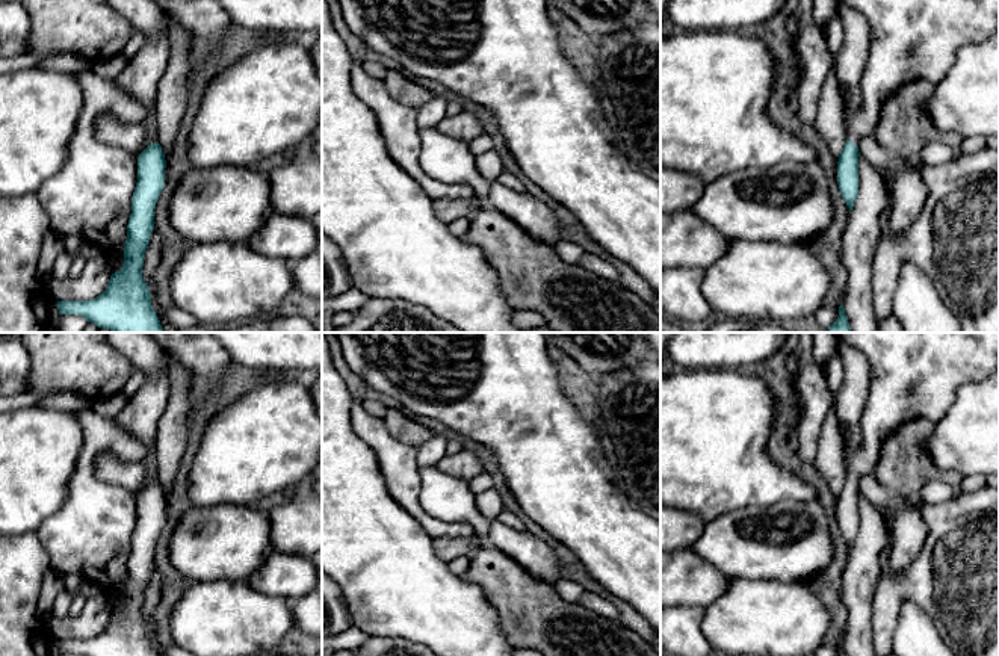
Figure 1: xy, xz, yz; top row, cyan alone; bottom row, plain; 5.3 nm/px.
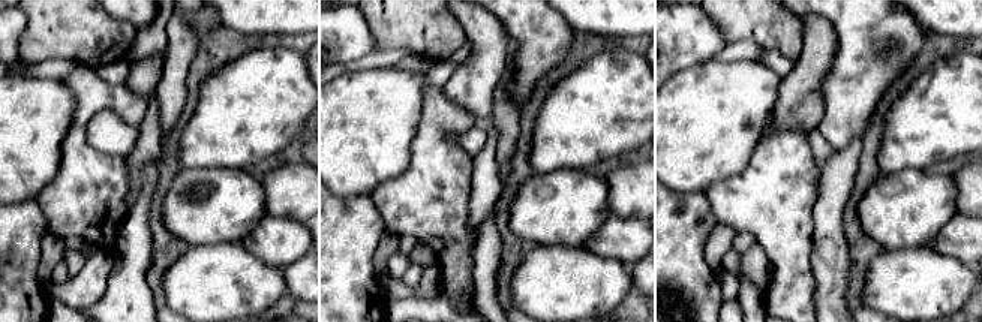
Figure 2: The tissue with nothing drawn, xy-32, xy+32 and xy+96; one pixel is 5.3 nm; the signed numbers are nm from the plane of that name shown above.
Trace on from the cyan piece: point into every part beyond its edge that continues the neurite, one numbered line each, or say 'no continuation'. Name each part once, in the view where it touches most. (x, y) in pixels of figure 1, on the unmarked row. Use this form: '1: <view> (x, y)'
1: yz (913, 375)

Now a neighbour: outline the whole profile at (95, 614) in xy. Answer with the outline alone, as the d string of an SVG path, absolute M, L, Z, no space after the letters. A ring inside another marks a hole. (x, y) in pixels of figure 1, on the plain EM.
M100 589L86 600L82 614L76 618L66 615L63 618L50 617L47 629L54 639L89 639L100 635L110 618L112 603L106 591Z

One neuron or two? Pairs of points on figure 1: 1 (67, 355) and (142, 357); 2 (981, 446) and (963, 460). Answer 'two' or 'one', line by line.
1: two
2: one

